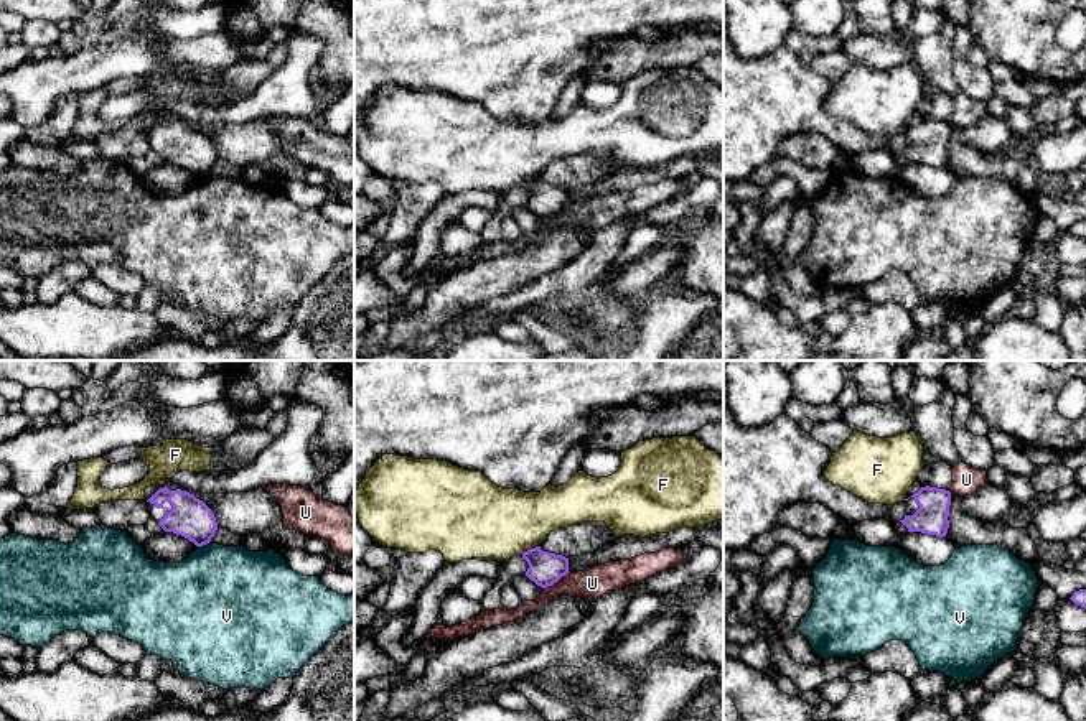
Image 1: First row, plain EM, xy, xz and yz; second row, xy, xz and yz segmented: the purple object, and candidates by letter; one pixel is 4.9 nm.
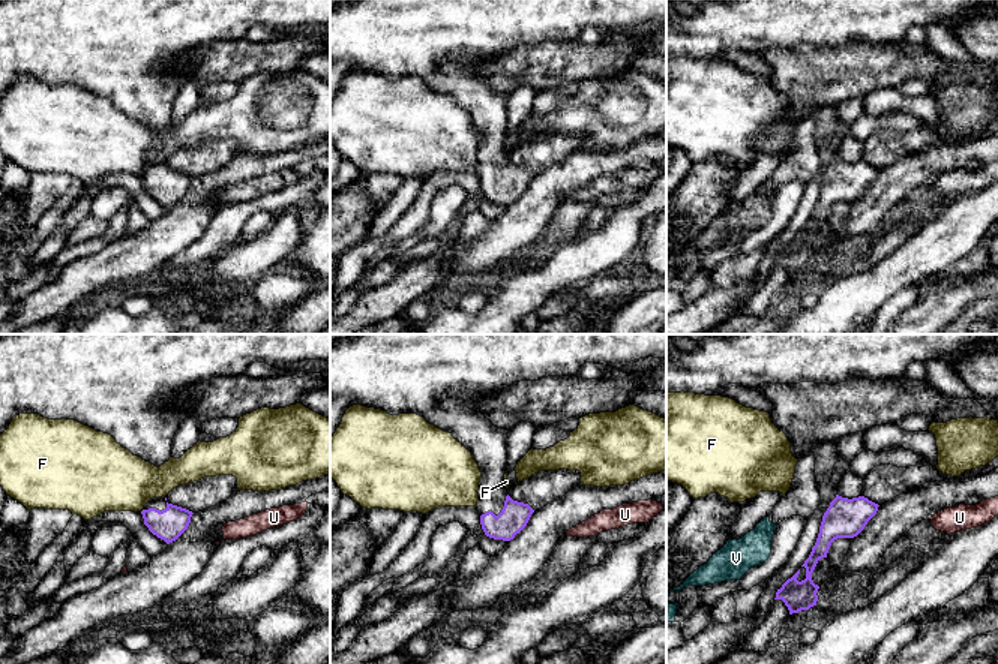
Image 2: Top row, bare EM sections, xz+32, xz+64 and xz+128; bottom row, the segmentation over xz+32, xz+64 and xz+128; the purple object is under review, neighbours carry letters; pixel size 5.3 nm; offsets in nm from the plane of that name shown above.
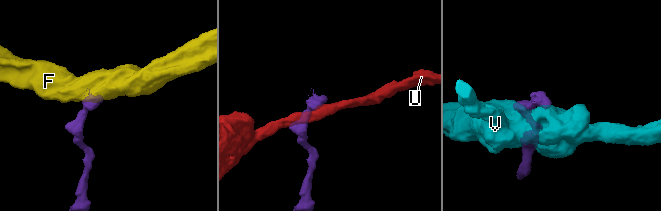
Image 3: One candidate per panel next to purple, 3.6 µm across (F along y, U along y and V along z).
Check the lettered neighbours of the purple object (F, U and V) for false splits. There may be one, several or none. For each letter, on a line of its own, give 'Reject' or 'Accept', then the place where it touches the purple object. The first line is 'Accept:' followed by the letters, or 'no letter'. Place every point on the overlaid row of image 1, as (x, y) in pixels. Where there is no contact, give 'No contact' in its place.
Accept: no letter
F: Reject. Touches purple at xz (531, 548)
U: Reject. Touches purple at xz (556, 581)
V: Reject. Touches purple at xy (203, 544)

